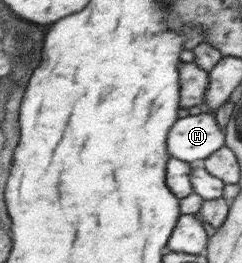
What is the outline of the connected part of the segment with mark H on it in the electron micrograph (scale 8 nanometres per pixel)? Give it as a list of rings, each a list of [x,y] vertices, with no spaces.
[[[207,110],[197,115],[184,114],[174,123],[167,143],[169,157],[193,166],[225,145],[225,127]]]

